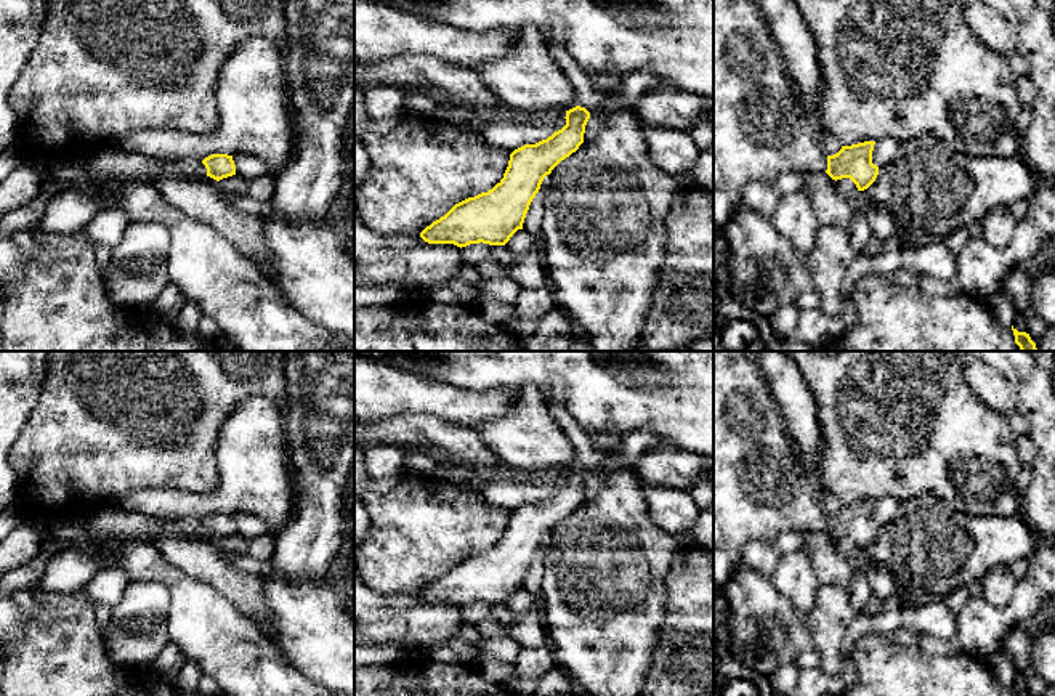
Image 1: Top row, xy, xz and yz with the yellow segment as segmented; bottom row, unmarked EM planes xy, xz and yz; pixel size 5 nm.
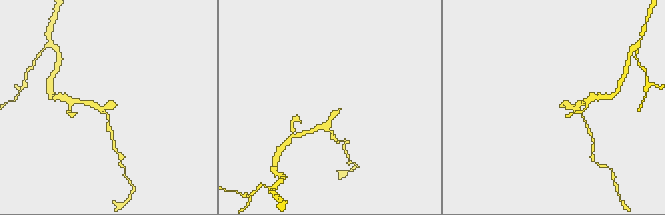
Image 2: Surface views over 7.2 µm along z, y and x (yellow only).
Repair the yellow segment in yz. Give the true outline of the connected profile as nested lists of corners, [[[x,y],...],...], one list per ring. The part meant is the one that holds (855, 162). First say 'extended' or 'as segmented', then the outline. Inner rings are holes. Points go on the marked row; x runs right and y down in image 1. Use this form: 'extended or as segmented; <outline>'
extended; [[[713,0],[713,228],[723,229],[739,205],[749,181],[771,181],[784,173],[826,172],[832,180],[850,178],[858,191],[867,189],[879,175],[872,164],[875,141],[864,141],[827,156],[819,146],[814,111],[787,74],[779,47],[757,0]]]

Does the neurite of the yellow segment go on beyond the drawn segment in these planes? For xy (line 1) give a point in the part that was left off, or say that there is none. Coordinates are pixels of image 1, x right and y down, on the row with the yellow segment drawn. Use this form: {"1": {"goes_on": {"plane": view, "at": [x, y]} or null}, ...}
{"1": {"goes_on": null}}

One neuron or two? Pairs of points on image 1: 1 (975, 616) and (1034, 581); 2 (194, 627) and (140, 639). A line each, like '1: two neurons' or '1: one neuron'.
1: one neuron
2: two neurons

